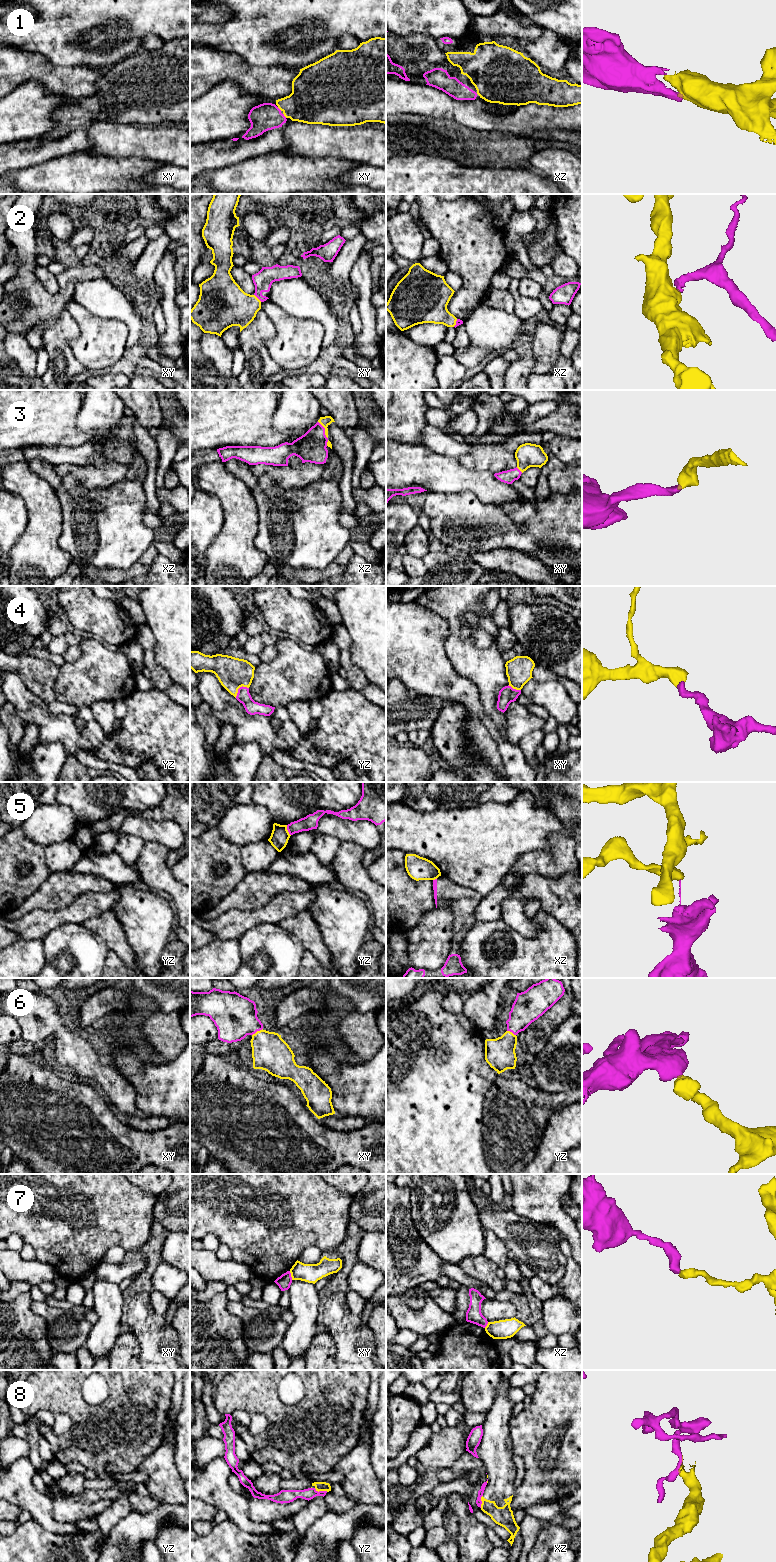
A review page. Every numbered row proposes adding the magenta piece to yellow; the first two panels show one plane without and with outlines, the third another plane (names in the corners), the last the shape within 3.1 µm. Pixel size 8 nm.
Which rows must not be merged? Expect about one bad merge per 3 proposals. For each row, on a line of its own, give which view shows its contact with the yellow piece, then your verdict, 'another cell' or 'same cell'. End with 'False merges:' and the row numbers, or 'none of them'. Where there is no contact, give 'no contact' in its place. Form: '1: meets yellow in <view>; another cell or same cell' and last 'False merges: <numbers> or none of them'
1: meets yellow in xy; same cell
2: meets yellow in xy; same cell
3: meets yellow in xz; same cell
4: meets yellow in yz; same cell
5: meets yellow in yz; another cell
6: meets yellow in xy; same cell
7: meets yellow in xy; another cell
8: meets yellow in yz; another cell
False merges: 5, 7, 8

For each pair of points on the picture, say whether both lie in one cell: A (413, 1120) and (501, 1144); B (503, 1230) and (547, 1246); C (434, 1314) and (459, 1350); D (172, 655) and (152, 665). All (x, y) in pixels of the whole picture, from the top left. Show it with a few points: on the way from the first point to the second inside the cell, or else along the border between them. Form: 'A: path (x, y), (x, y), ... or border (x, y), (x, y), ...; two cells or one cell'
A: border (483, 1115), (483, 1155), (486, 1162); two cells
B: path (514, 1230), (526, 1240), (536, 1245); one cell
C: border (455, 1322), (441, 1332); two cells
D: border (153, 649), (157, 664), (172, 681); two cells

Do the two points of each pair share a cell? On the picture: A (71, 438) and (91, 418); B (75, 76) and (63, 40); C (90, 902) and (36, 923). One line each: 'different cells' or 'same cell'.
A: different cells
B: different cells
C: same cell

